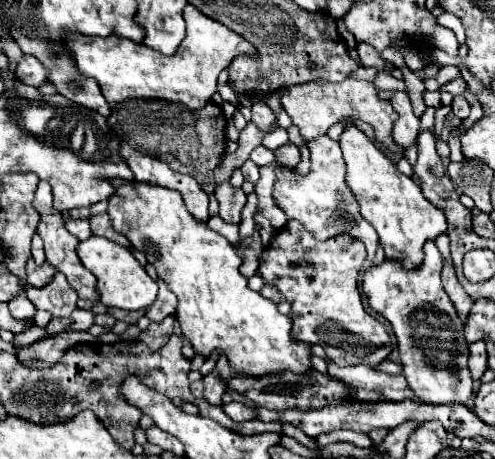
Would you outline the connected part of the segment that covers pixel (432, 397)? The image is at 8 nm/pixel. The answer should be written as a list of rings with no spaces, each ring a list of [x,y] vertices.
[[[427,242],[425,262],[417,270],[405,272],[399,262],[385,260],[365,272],[363,292],[369,306],[391,324],[403,374],[415,396],[429,404],[469,404],[473,398],[473,380],[467,368],[469,346],[465,346],[463,338],[465,326],[441,286],[441,268],[443,260],[435,242]]]

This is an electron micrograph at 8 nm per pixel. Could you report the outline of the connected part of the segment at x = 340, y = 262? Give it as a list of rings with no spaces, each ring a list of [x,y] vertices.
[[[297,220],[287,222],[261,256],[259,274],[291,302],[293,338],[323,346],[337,366],[353,366],[339,362],[383,362],[391,352],[385,326],[371,318],[361,302],[357,276],[365,258],[367,252],[359,240],[335,236],[319,242]]]

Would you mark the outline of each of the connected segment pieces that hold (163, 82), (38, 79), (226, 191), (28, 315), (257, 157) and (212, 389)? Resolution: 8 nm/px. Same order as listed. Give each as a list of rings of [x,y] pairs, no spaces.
[[[185,6],[185,22],[187,22],[187,36],[179,46],[177,54],[163,56],[161,52],[147,48],[145,44],[135,44],[131,40],[107,36],[69,36],[65,40],[65,48],[75,56],[77,68],[85,74],[95,78],[101,84],[101,92],[107,102],[123,102],[129,98],[155,98],[155,100],[169,100],[185,104],[187,108],[195,110],[211,102],[211,96],[217,90],[217,76],[241,54],[257,56],[257,50],[251,42],[243,36],[235,34],[227,26],[219,24],[217,20],[201,14],[195,6]]]
[[[23,56],[19,62],[17,62],[17,68],[15,68],[15,76],[23,82],[23,84],[29,84],[29,86],[41,86],[47,82],[47,70],[43,68],[43,64],[33,58],[33,56]]]
[[[229,182],[215,188],[215,198],[219,202],[219,216],[227,224],[239,224],[239,216],[243,206],[247,204],[247,196],[241,188],[233,188]]]
[[[21,292],[17,298],[13,298],[9,302],[9,312],[15,320],[23,320],[23,322],[31,322],[33,324],[33,318],[35,318],[35,306],[27,300],[25,292]]]
[[[257,146],[257,148],[251,152],[249,160],[253,160],[257,166],[271,164],[271,162],[273,162],[273,150],[267,150],[265,146]]]
[[[213,372],[213,374],[209,374],[207,378],[203,378],[203,386],[205,386],[205,390],[203,390],[203,398],[209,402],[209,404],[213,404],[213,406],[221,406],[223,402],[221,402],[221,396],[225,394],[225,382],[217,376],[217,372]]]

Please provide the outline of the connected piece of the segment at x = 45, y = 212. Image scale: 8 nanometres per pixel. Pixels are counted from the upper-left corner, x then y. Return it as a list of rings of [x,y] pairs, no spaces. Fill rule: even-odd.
[[[39,182],[39,188],[35,192],[35,208],[39,210],[41,214],[41,222],[39,222],[39,228],[37,228],[37,234],[43,238],[45,242],[45,254],[47,254],[47,262],[51,266],[55,266],[59,272],[63,272],[67,276],[67,282],[77,290],[79,298],[83,300],[91,300],[91,302],[99,302],[99,294],[97,294],[97,282],[93,278],[93,274],[89,274],[89,270],[85,270],[85,266],[81,264],[75,248],[79,244],[79,240],[69,234],[69,230],[65,228],[65,220],[63,220],[63,214],[59,210],[53,208],[53,196],[51,196],[51,186],[47,182]]]

